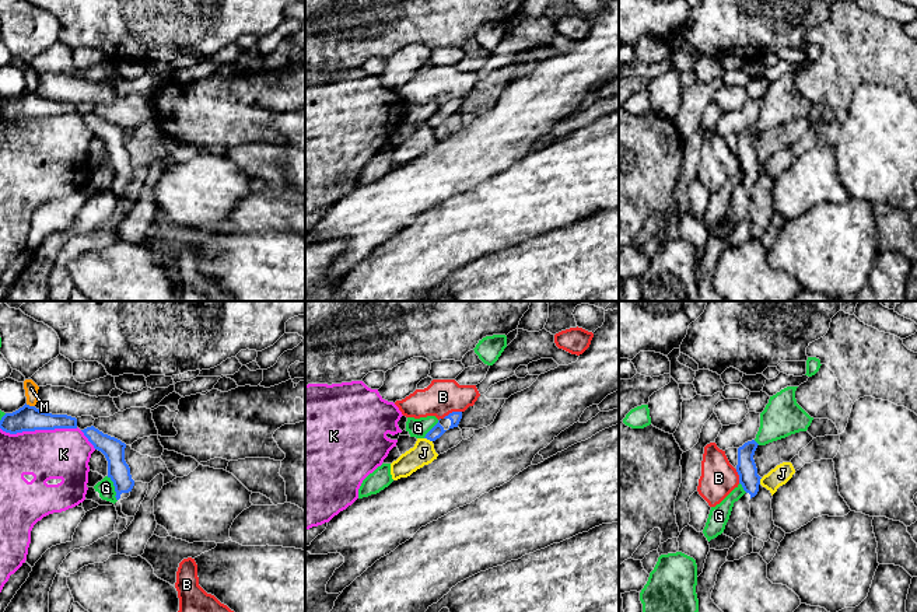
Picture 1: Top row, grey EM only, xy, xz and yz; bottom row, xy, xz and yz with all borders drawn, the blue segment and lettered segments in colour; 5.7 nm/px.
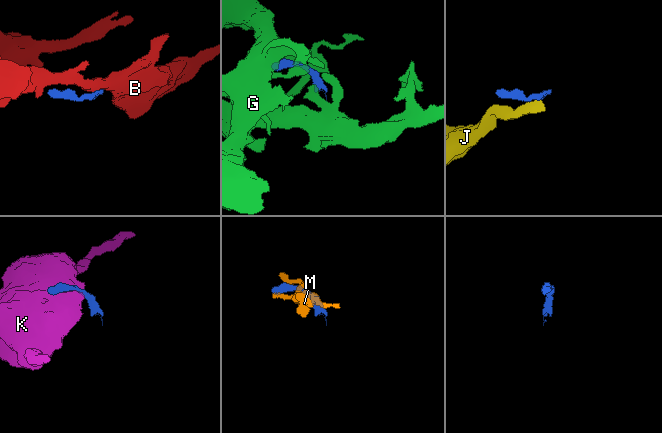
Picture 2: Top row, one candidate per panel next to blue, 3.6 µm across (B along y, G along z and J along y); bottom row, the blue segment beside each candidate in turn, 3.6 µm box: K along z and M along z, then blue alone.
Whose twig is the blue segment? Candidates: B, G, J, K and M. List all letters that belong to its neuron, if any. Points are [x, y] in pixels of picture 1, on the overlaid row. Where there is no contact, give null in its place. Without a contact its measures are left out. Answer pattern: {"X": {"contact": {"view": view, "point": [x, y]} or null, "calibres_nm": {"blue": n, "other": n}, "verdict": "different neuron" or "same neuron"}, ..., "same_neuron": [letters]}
{"B": {"contact": {"view": "xz", "point": [452, 412]}, "calibres_nm": {"blue": 70, "other": 200}, "verdict": "different neuron"}, "G": {"contact": {"view": "xy", "point": [115, 489]}, "calibres_nm": {"blue": 130, "other": 100}, "verdict": "different neuron"}, "J": {"contact": {"view": "xz", "point": [429, 439]}, "calibres_nm": {"blue": 70, "other": 140}, "verdict": "different neuron"}, "K": {"contact": {"view": "xy", "point": [38, 429]}, "calibres_nm": {"blue": 140, "other": 280}, "verdict": "different neuron"}, "M": {"contact": {"view": "xy", "point": [28, 405]}, "calibres_nm": {"blue": 140, "other": 80}, "verdict": "different neuron"}, "same_neuron": []}

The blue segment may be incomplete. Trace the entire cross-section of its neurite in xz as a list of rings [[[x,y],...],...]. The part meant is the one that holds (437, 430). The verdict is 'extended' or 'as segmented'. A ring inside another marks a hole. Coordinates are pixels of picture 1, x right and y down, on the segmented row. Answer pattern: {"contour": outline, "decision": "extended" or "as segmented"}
{"contour": [[[452,412],[444,419],[440,419],[438,423],[426,434],[424,438],[430,441],[435,441],[440,438],[447,430],[458,427],[462,419],[462,412]]], "decision": "extended"}

